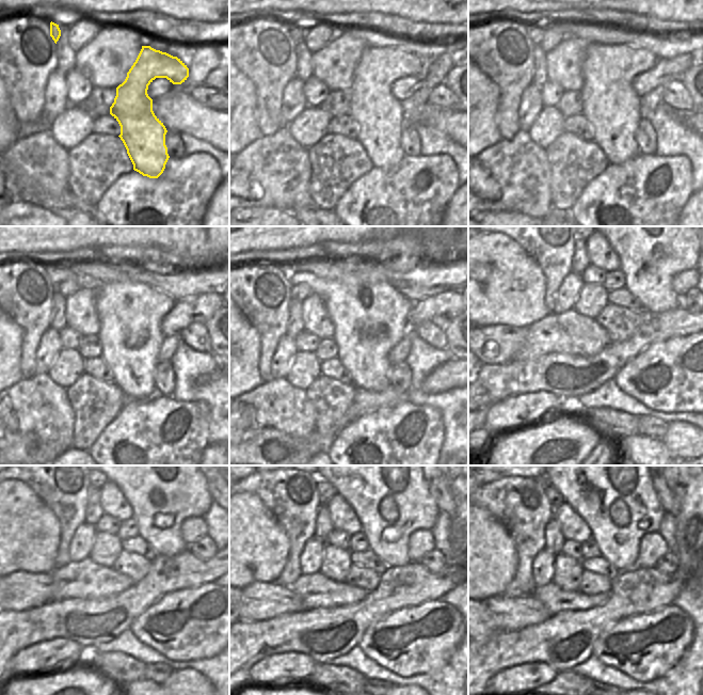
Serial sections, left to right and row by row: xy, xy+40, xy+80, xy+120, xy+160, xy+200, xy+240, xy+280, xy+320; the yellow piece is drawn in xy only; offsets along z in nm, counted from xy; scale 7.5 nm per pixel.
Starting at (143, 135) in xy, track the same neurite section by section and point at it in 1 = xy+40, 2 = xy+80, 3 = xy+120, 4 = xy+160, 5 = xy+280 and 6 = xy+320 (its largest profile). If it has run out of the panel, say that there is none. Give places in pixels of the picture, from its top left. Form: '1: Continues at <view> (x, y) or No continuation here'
1: Continues at xy+40 (379, 114)
2: Continues at xy+80 (610, 105)
3: Continues at xy+120 (130, 314)
4: Continues at xy+160 (370, 317)
5: Continues at xy+280 (351, 487)
6: Continues at xy+320 (590, 487)

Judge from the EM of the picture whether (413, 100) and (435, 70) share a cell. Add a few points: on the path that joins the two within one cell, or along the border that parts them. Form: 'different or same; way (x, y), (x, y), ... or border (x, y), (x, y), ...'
same; way (420, 93), (433, 78)

